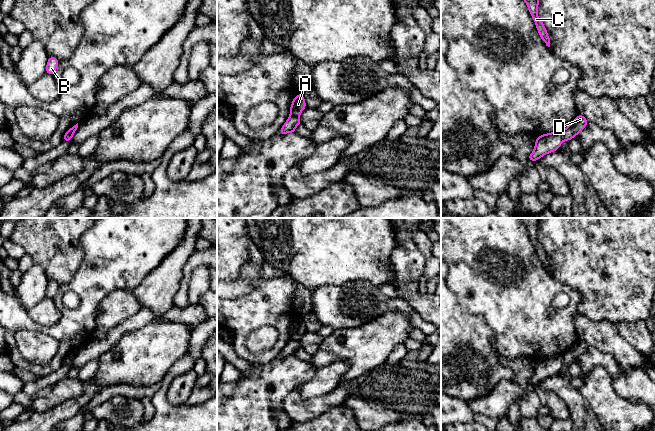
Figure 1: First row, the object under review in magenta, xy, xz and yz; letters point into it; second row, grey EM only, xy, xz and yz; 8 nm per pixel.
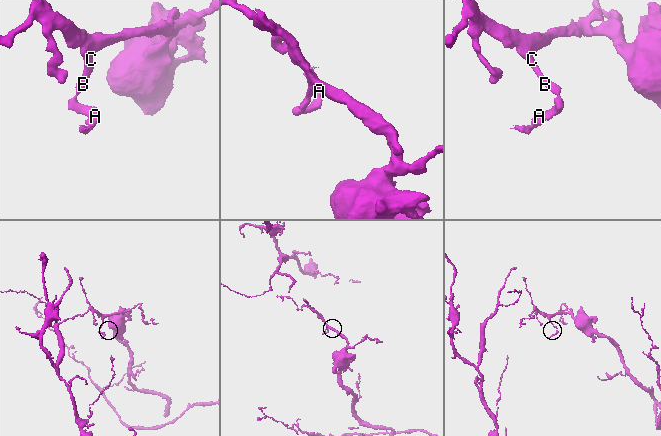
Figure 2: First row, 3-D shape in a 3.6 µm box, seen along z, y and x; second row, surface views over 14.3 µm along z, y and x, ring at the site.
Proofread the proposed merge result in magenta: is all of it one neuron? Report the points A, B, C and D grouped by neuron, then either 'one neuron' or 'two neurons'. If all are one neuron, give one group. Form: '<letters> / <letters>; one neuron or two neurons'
A / B C D; two neurons

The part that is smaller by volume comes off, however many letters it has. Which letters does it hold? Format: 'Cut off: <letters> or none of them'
Cut off: A

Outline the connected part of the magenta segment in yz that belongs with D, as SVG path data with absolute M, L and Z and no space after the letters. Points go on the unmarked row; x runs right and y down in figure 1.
M579 338L565 353L562 354L565 365L577 360L589 347L583 338Z

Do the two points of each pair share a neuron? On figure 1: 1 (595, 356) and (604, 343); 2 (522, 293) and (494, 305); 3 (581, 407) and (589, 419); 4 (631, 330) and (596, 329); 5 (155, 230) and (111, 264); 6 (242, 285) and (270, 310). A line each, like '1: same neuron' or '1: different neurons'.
1: different neurons
2: same neuron
3: same neuron
4: different neurons
5: same neuron
6: different neurons

